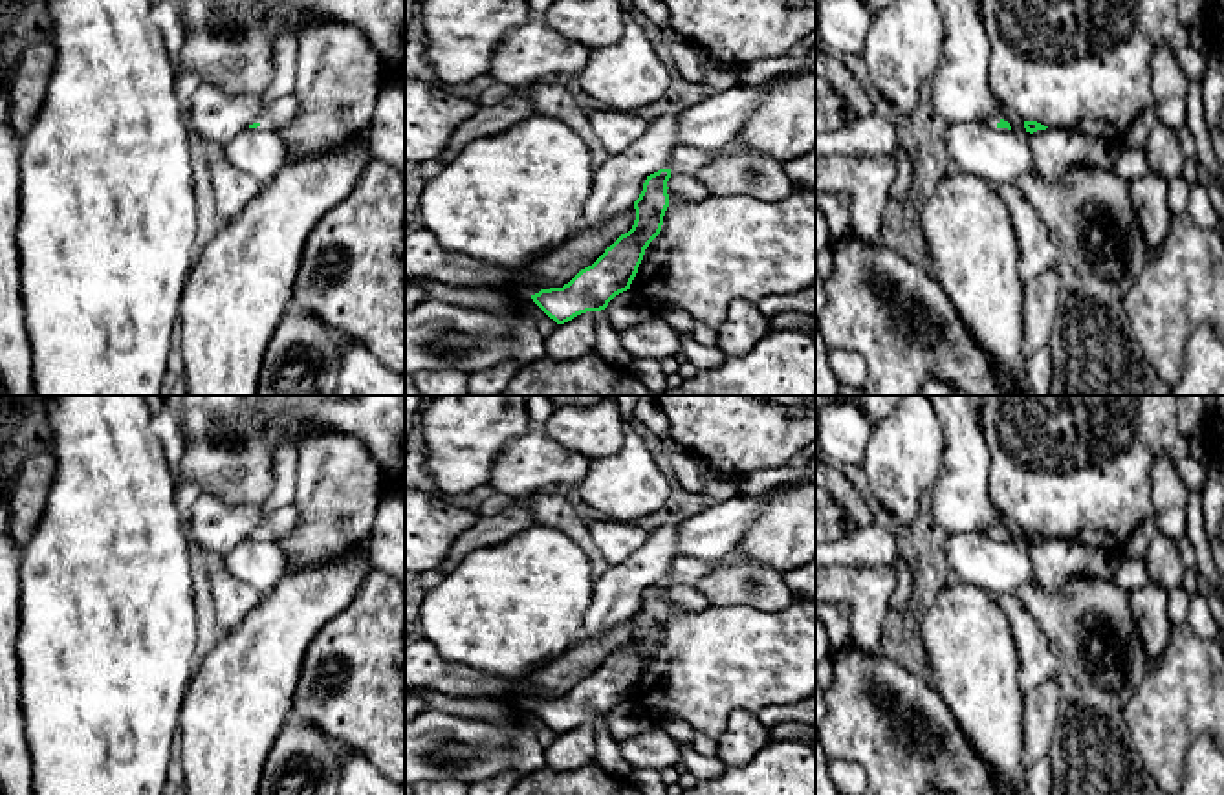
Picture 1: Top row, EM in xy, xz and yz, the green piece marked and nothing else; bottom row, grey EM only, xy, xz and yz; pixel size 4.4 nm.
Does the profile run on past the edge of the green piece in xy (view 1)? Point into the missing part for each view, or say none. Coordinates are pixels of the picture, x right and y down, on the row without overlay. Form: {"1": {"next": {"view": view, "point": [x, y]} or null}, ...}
{"1": {"next": null}}

